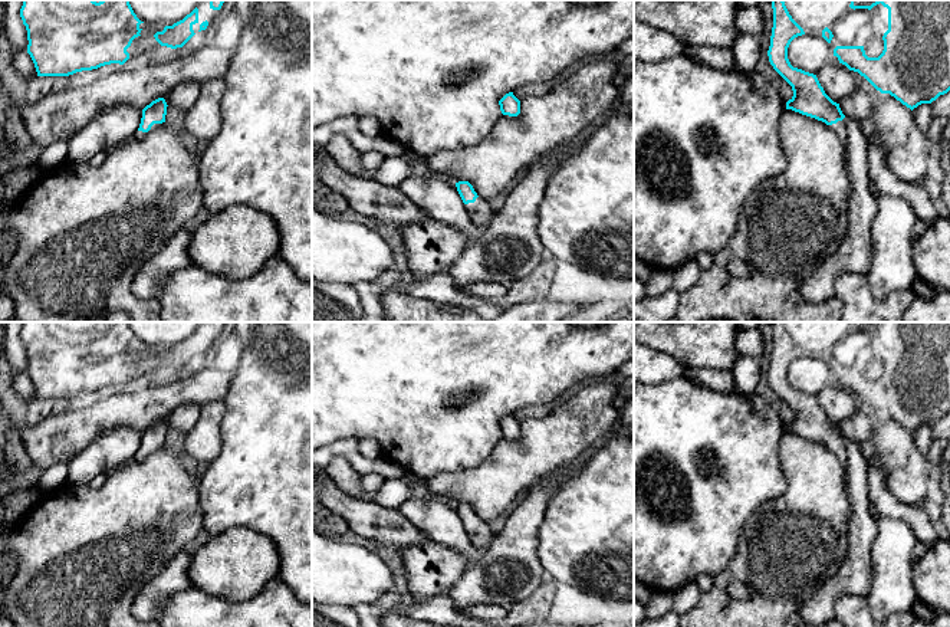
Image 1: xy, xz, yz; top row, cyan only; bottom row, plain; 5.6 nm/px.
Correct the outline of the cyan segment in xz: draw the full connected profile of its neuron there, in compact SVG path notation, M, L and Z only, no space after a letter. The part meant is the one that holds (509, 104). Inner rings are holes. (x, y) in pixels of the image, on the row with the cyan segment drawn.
M513 92L506 93L499 101L499 105L503 115L517 116L520 114L520 101L513 95Z

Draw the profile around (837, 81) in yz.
M829 62L819 69L816 78L825 93L836 104L848 98L855 89L854 75L839 62Z

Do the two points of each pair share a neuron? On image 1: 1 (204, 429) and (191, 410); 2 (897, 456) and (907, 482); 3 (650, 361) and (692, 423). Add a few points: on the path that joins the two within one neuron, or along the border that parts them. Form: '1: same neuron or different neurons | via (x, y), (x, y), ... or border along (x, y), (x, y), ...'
1: different neurons | border along (200, 406), (200, 417), (186, 433)
2: same neuron | via (903, 462), (906, 476)
3: different neurons | border along (683, 374), (648, 384)

